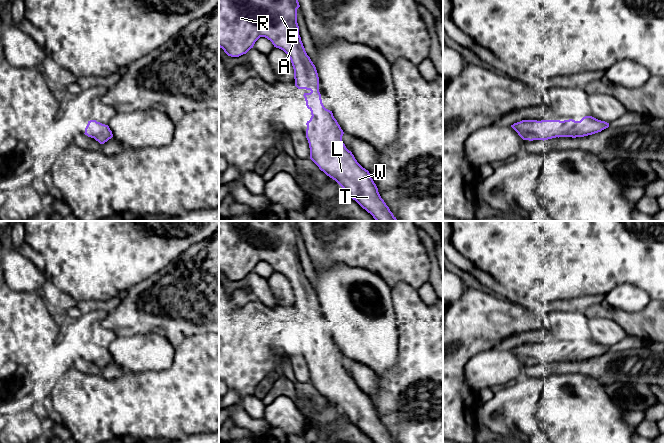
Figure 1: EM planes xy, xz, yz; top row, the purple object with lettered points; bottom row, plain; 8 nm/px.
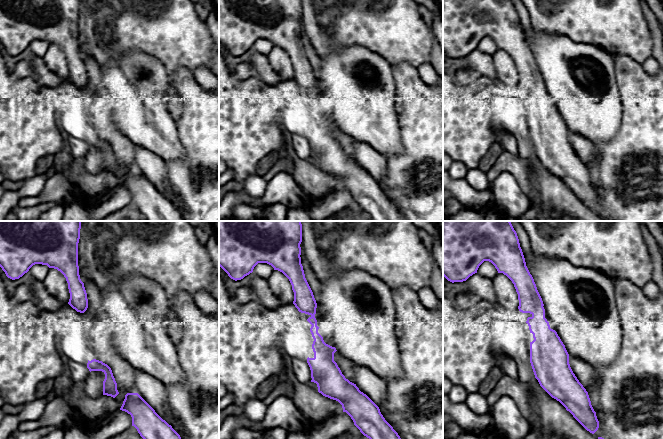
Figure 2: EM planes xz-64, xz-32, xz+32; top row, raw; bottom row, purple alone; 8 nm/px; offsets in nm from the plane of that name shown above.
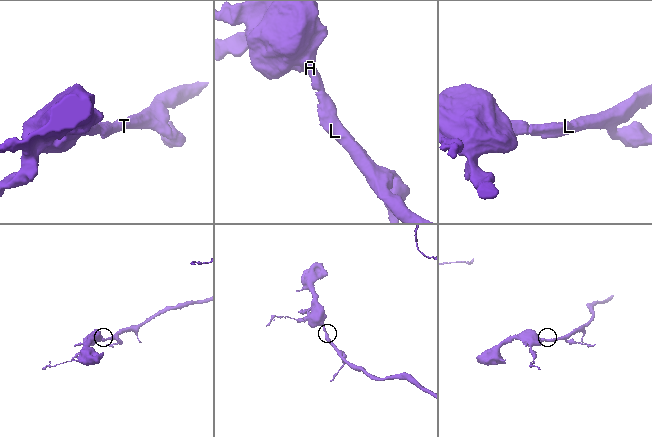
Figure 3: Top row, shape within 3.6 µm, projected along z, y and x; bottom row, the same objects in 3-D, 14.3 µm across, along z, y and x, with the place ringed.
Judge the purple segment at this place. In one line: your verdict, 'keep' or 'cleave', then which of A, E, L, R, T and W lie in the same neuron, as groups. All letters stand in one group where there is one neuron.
keep; A E L R T W

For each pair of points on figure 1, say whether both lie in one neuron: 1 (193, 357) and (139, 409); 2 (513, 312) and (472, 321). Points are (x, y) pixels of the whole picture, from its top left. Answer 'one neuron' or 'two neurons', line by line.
1: one neuron
2: one neuron

